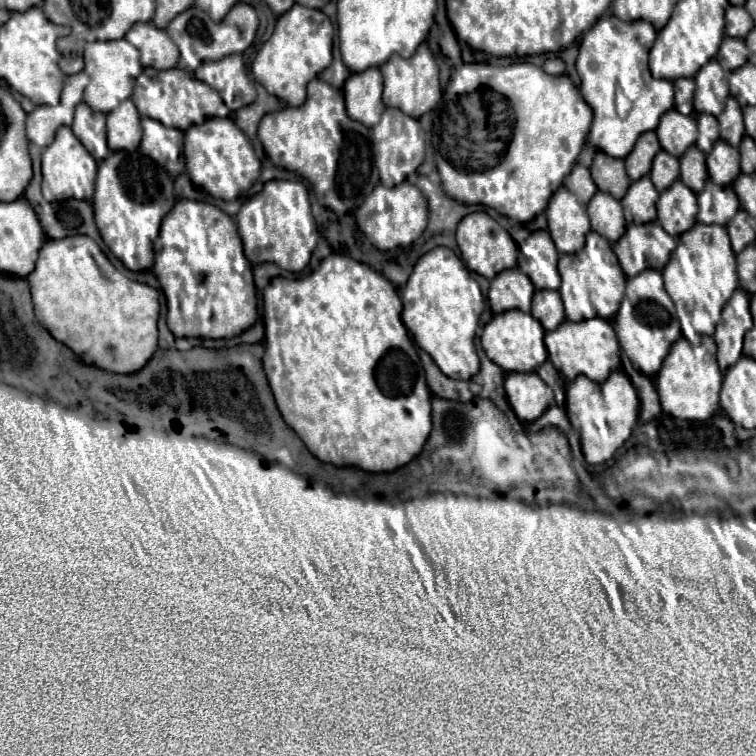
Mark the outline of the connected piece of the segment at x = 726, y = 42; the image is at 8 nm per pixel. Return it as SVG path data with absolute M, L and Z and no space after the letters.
M724 36L722 44L720 44L720 50L716 54L716 60L720 62L722 68L726 68L728 72L736 70L738 66L746 64L748 62L748 50L746 50L746 44L742 38L730 38L730 36Z

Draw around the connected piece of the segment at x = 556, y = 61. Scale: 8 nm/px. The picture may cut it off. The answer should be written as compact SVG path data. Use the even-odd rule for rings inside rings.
M548 58L542 68L544 68L544 72L548 72L548 74L564 74L564 72L566 72L566 64L564 64L564 60L560 60L560 58Z

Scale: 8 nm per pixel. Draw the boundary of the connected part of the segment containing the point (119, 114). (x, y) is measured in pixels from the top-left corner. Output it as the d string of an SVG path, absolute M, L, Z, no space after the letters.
M126 100L108 114L108 146L110 150L136 150L140 140L140 114L134 102Z

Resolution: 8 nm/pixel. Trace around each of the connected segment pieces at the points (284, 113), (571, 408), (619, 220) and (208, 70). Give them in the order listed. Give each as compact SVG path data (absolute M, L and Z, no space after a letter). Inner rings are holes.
M314 78L308 86L308 100L298 108L282 108L262 118L258 138L268 158L286 170L292 170L306 178L318 202L336 214L354 212L364 198L378 184L376 168L370 150L370 130L348 118L344 102L338 98L330 84Z
M612 372L602 384L586 376L578 376L566 390L566 414L574 426L580 428L582 452L588 464L602 464L630 438L638 423L639 399L630 378L624 372Z
M596 192L588 204L588 216L592 222L592 230L616 242L626 232L626 220L622 214L622 204L610 194Z
M240 54L226 56L218 62L204 62L194 76L220 92L226 106L236 112L256 100L256 88L250 82Z

